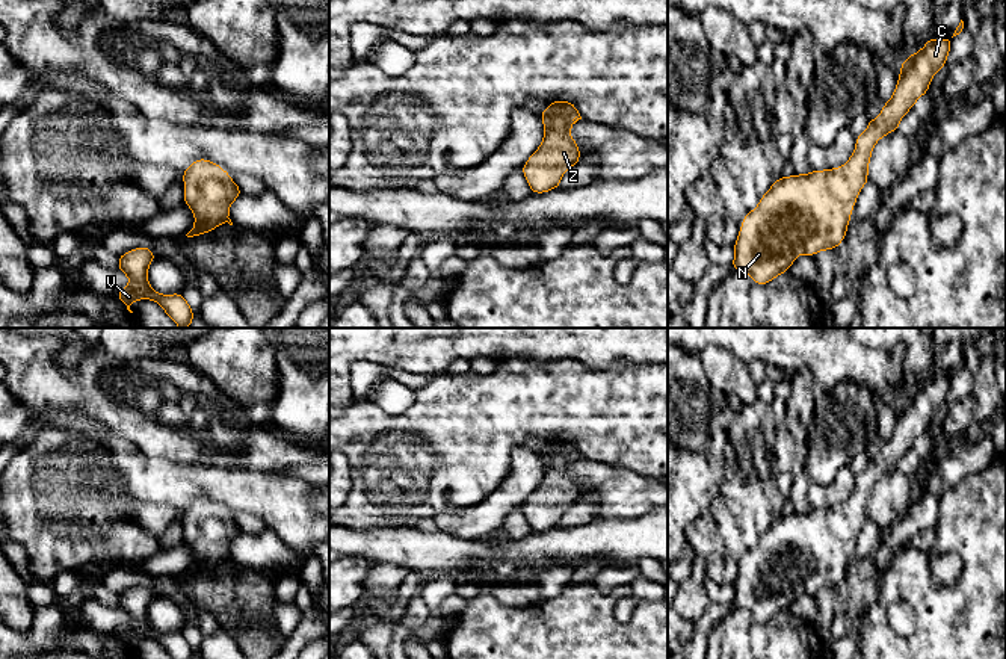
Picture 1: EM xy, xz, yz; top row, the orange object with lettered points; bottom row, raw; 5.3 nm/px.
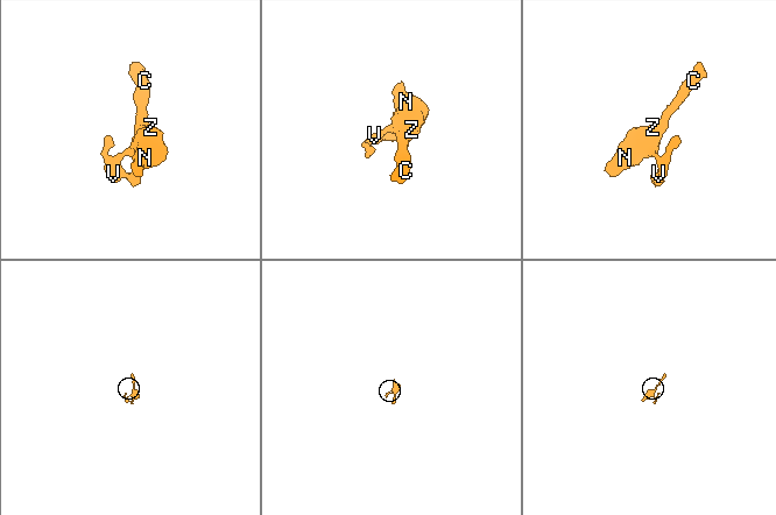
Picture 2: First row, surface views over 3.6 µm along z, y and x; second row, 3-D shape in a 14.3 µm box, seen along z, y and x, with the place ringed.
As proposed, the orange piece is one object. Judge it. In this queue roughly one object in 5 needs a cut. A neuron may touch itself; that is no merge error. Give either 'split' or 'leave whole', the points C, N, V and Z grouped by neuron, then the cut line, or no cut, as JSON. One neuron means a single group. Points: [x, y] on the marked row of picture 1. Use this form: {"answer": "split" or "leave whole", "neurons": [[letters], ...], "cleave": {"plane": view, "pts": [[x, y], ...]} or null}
{"answer": "leave whole", "neurons": [["C", "N", "V", "Z"]], "cleave": null}

